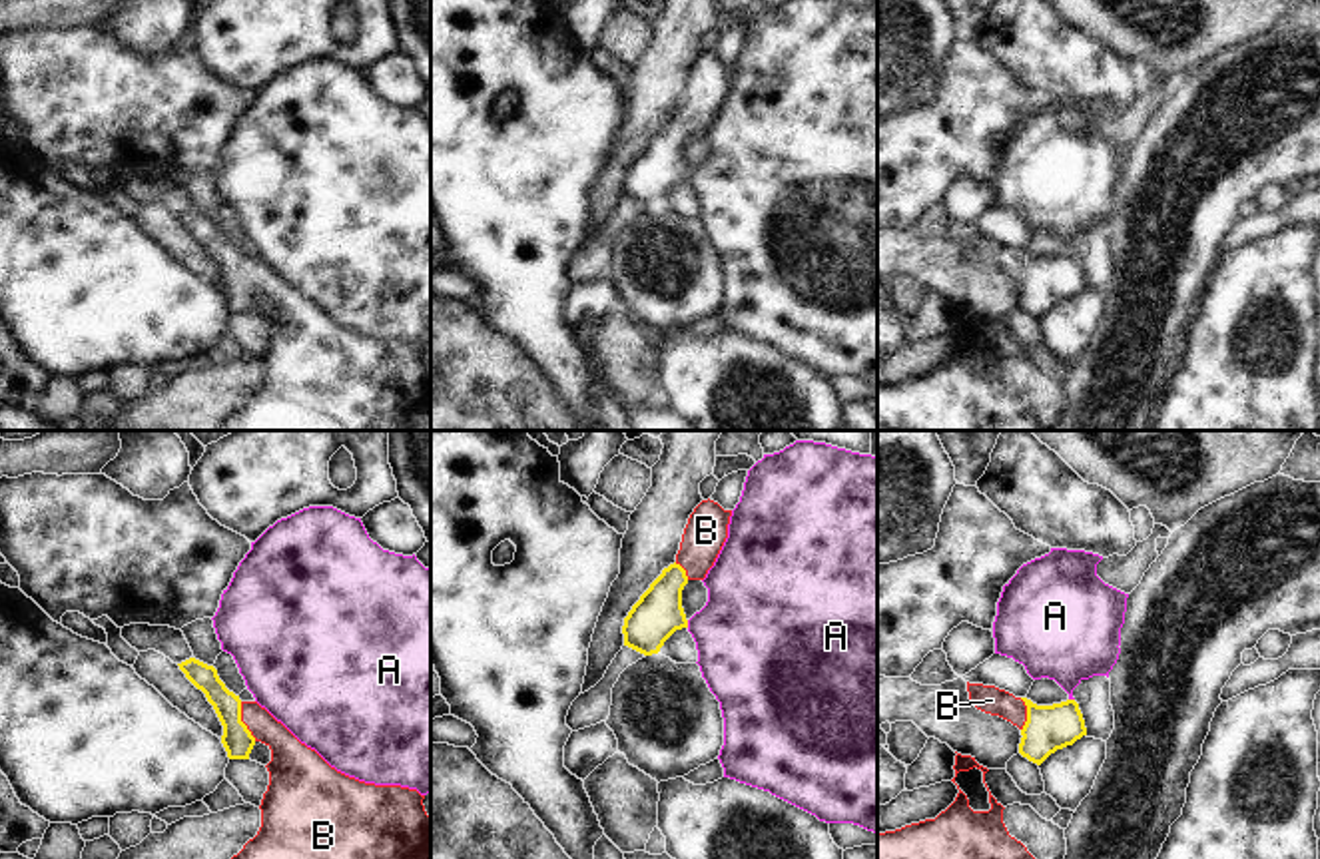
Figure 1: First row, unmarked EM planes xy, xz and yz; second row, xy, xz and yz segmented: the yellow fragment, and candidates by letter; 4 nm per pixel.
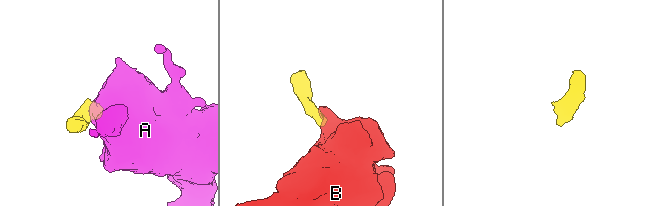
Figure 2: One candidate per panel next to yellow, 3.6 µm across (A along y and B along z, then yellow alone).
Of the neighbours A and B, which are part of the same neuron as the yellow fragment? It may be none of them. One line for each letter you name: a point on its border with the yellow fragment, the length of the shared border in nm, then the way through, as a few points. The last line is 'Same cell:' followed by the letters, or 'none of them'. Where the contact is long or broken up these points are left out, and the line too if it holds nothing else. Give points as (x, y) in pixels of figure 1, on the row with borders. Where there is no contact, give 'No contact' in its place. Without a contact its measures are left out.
B: Touches yellow at xy (242, 722). Shared border 170 nm. Path across: xy (238, 740), (242, 722), (258, 724), (290, 762)
Same cell: B

